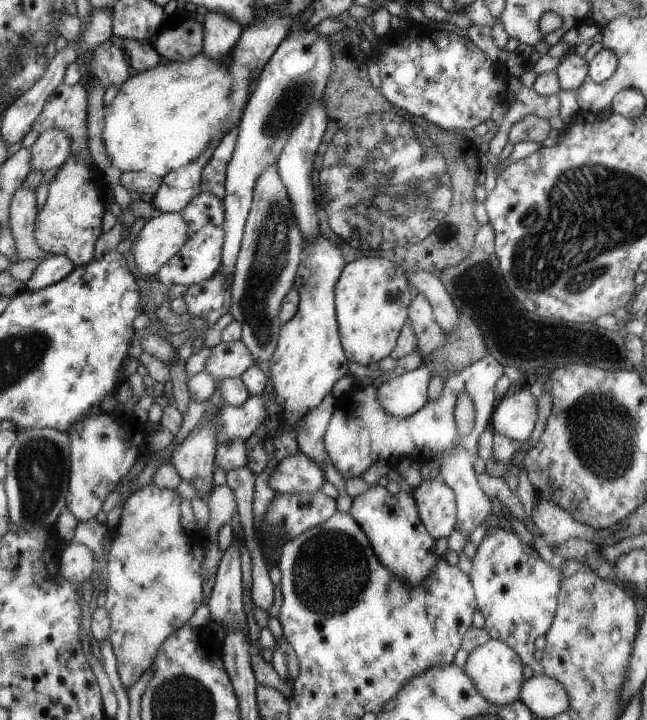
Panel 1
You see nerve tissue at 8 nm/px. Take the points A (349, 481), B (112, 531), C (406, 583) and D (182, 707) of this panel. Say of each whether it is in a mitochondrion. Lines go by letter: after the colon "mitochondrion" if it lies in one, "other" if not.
A: other
B: other
C: other
D: mitochondrion

